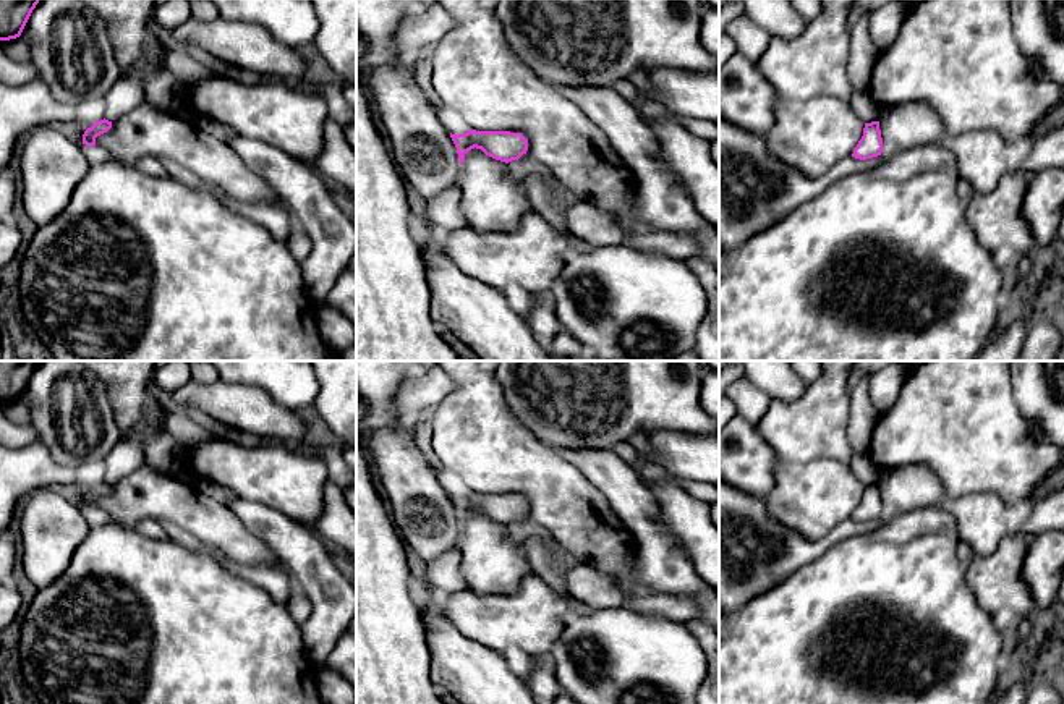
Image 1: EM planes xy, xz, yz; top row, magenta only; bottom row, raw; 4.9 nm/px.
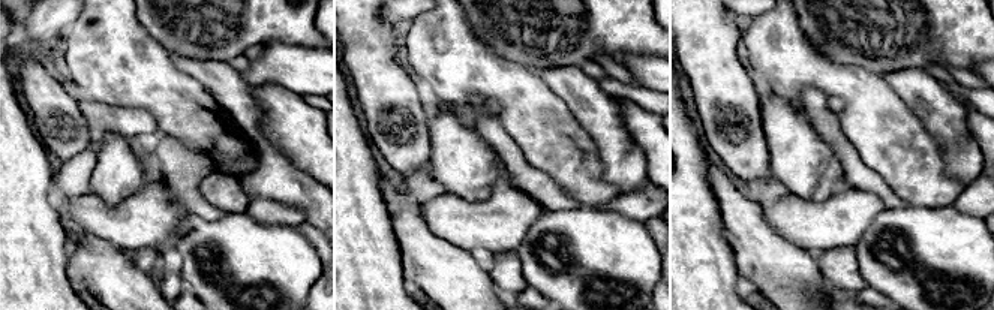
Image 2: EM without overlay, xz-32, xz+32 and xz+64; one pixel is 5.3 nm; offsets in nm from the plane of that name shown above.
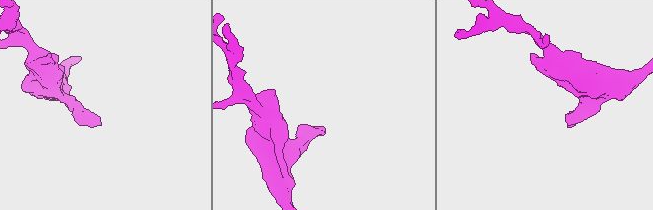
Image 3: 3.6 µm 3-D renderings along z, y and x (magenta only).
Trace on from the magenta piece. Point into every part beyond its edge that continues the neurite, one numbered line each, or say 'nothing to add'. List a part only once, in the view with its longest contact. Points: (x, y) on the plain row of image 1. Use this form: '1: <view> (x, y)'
nothing to add

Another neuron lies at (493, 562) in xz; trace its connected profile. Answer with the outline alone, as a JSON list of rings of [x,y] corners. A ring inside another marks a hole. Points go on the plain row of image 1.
[[[481,511],[465,516],[460,528],[460,576],[468,591],[479,596],[517,592],[521,579],[533,575],[525,544],[509,536],[509,526]]]

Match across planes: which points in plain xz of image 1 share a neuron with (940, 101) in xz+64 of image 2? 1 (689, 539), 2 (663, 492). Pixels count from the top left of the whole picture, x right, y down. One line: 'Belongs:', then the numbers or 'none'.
Belongs: none

